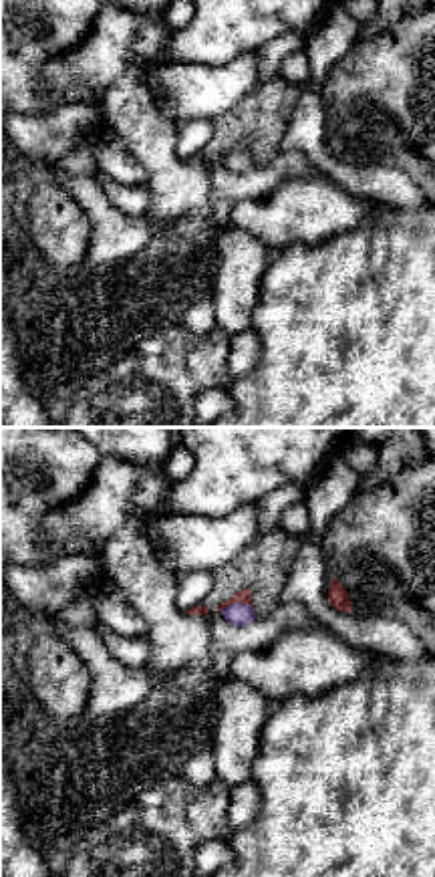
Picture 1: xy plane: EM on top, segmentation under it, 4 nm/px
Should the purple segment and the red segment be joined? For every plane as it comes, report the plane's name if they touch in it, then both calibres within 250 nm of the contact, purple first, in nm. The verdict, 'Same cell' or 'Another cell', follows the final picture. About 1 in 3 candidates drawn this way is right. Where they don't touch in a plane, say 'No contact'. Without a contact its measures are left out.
Touches purple in xy. Thickness 90 nm (purple) against 60 nm

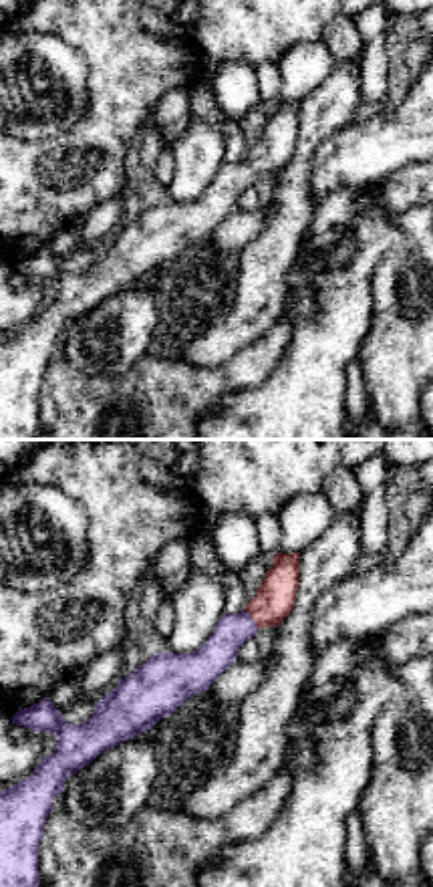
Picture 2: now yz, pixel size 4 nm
Touches purple in yz. Thickness 140 nm (purple) against 150 nm

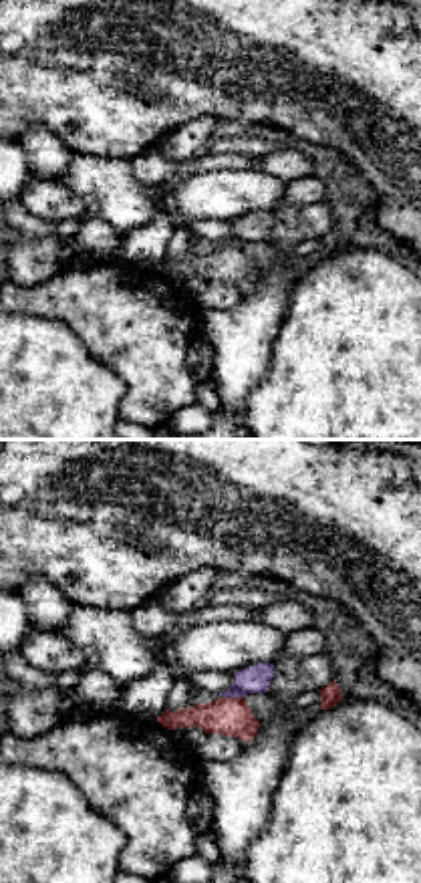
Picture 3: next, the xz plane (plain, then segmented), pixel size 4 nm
Touches purple in xz. Thickness 110 nm (purple) against 160 nm

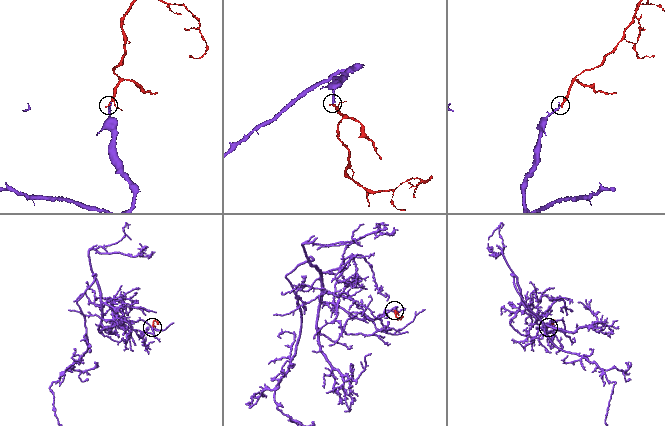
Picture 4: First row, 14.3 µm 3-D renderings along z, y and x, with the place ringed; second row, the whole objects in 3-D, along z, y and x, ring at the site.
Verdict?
Same cell

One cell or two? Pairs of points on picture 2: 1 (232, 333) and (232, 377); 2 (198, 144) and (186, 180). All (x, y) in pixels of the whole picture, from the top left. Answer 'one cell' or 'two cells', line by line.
1: two cells
2: one cell

